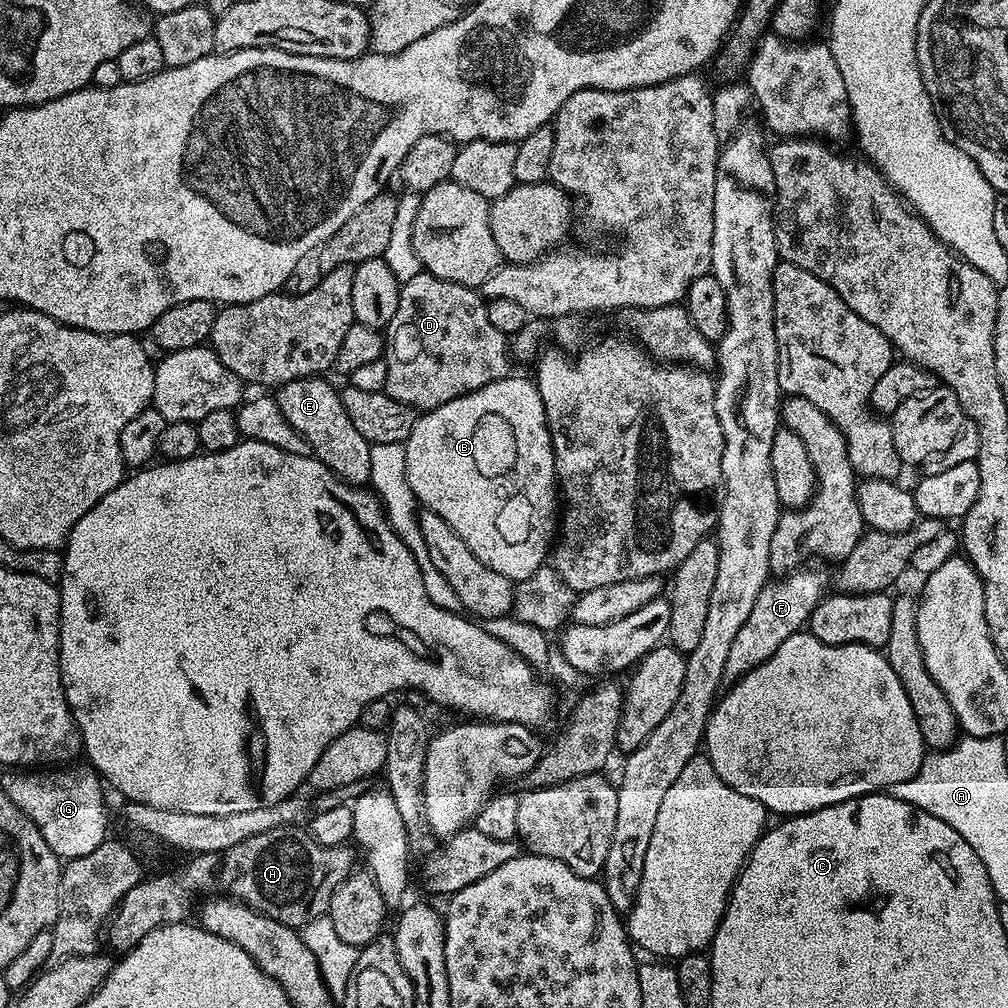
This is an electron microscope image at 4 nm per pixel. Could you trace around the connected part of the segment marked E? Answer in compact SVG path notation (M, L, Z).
M323 375L307 376L306 378L298 378L294 382L281 384L274 392L274 399L278 402L278 410L282 410L286 422L290 422L290 426L294 426L294 430L298 430L298 434L302 434L311 455L321 460L339 480L344 480L353 486L367 485L370 481L370 454L368 453L370 445L368 440L362 438L362 434L358 434L358 429L354 427L354 422L350 422L350 416L346 414L346 408L342 406L338 388L324 379L328 378Z

